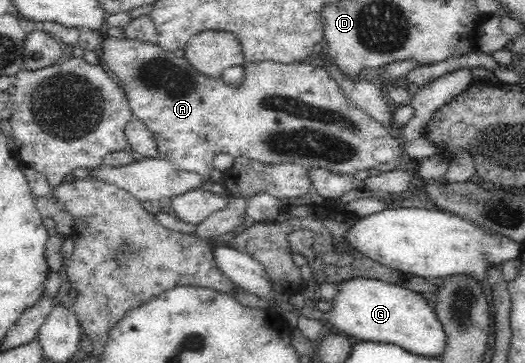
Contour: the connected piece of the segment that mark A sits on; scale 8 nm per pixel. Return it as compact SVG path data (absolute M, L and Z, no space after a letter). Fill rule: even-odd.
M103 35L100 46L97 50L100 57L100 65L105 66L110 76L118 81L122 87L123 93L126 94L129 101L130 110L133 113L133 118L145 123L153 139L157 143L156 149L160 152L160 158L164 158L177 165L180 169L187 172L199 173L202 177L216 175L213 169L213 159L216 154L228 154L234 158L250 158L262 162L262 164L292 164L302 166L305 170L310 168L320 168L330 171L335 174L348 175L354 174L362 169L367 169L371 172L386 172L396 170L400 163L400 153L402 153L403 145L400 140L388 128L384 128L378 121L370 117L365 111L359 110L351 104L342 94L341 87L334 82L323 67L316 65L306 65L306 63L296 61L294 63L279 63L279 62L255 62L252 67L245 64L245 81L238 88L228 86L222 79L210 78L194 70L186 57L176 57L174 50L164 50L158 45L150 43L142 43L135 39L126 37L114 37Z

